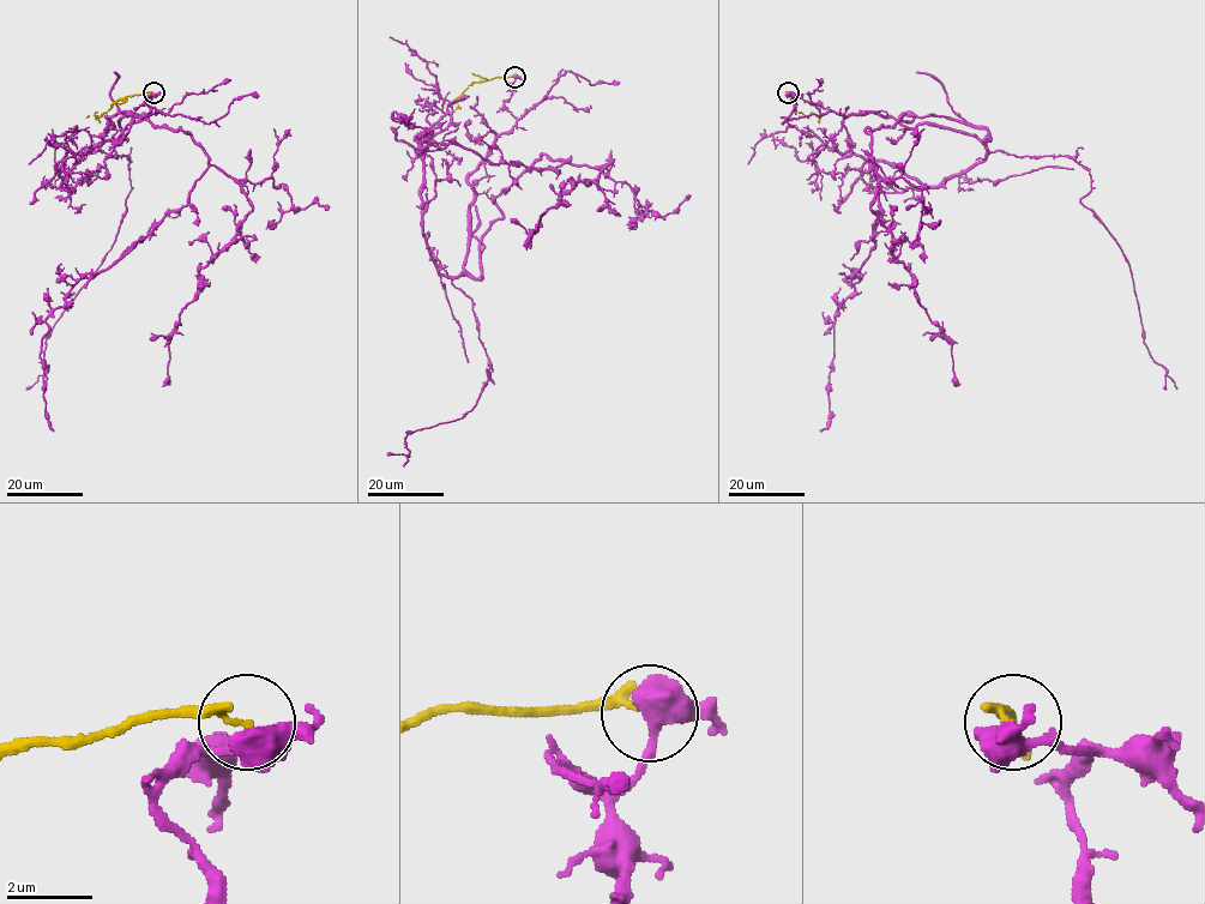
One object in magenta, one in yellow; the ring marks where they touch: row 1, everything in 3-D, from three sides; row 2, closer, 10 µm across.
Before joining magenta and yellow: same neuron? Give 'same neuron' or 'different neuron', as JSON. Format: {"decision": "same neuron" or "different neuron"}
{"decision": "different neuron"}

